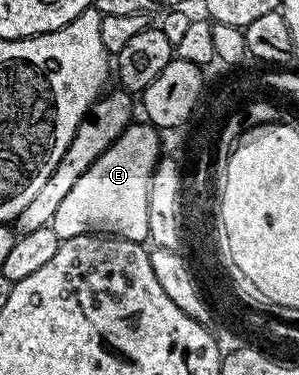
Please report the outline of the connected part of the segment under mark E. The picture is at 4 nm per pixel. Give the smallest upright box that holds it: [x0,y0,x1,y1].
[52,123,160,243]

